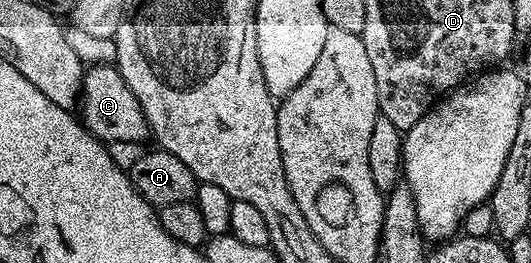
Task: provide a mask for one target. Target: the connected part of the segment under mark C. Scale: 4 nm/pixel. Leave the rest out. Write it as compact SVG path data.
M97 63L84 70L77 111L87 132L93 138L100 139L104 145L117 141L143 143L148 138L145 113L137 97L133 97L133 89L129 89L125 77L121 77L118 66L110 63Z

